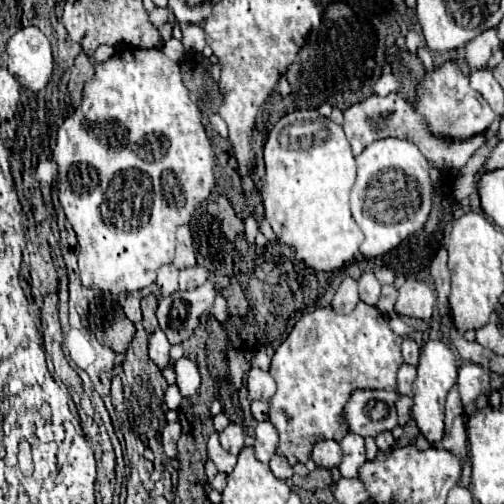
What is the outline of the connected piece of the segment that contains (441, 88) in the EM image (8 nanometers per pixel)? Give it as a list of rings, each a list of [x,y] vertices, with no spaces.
[[[449,61],[443,67],[425,73],[417,89],[417,111],[425,117],[431,133],[449,139],[467,139],[475,133],[483,133],[495,119],[489,103],[469,87],[467,75],[459,69],[457,61]]]

